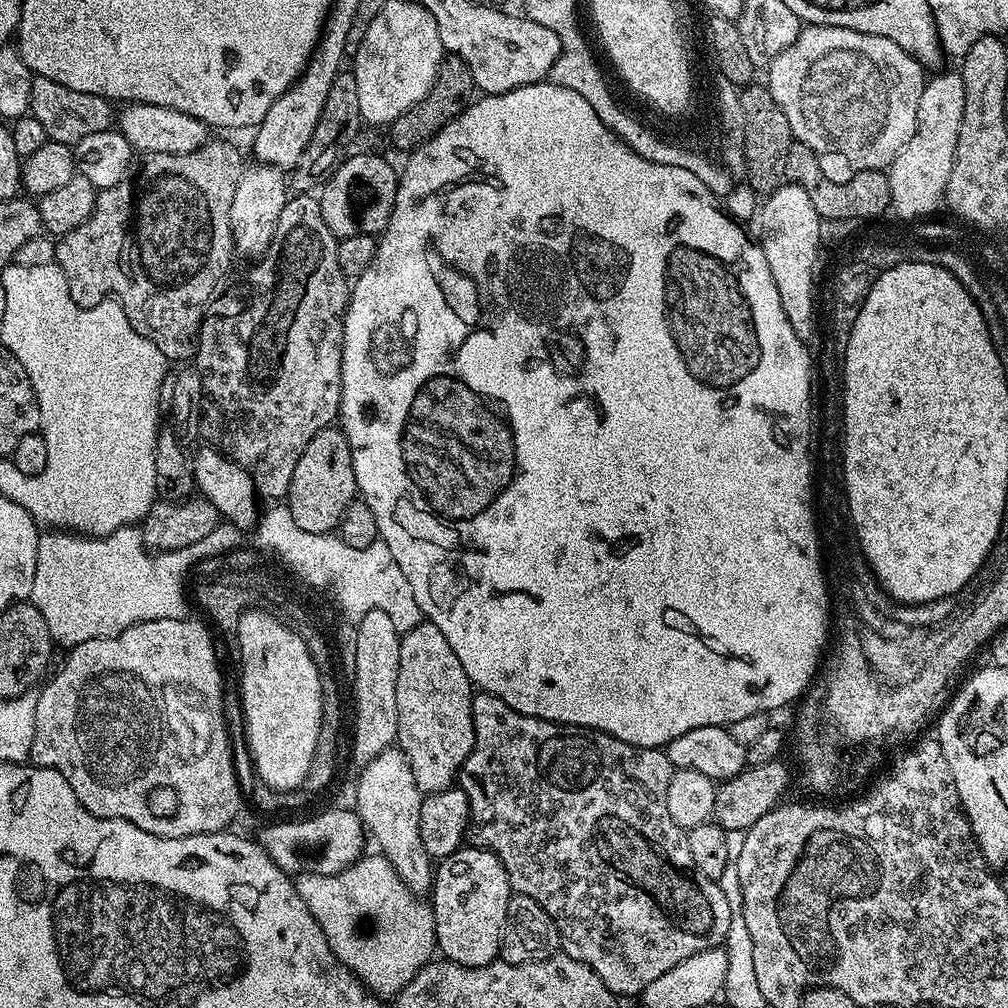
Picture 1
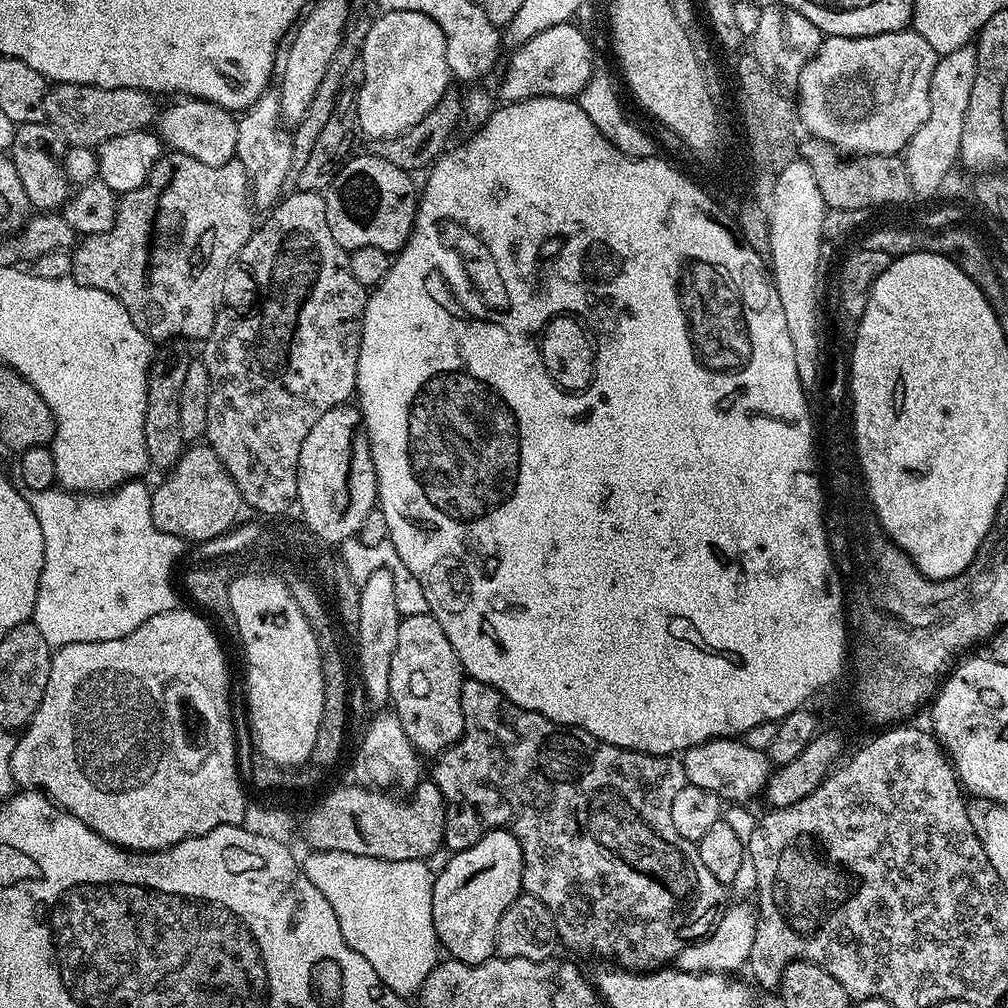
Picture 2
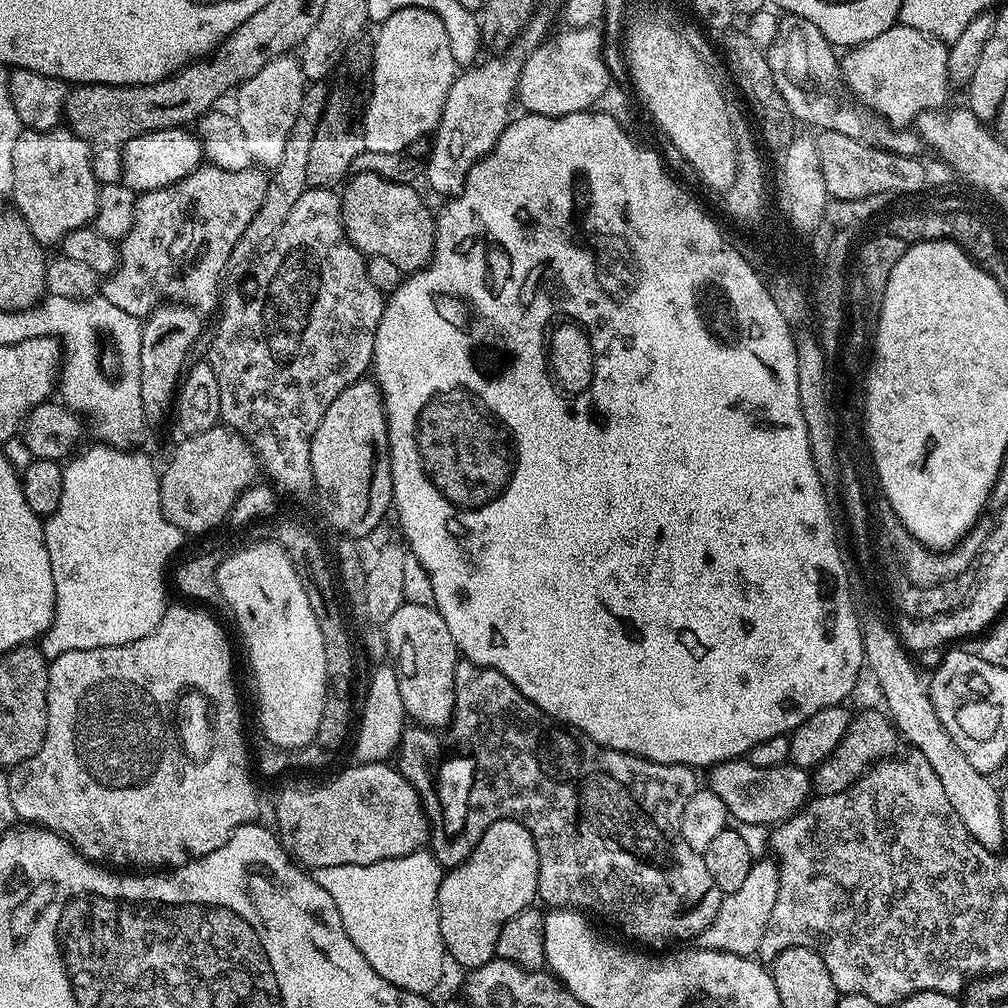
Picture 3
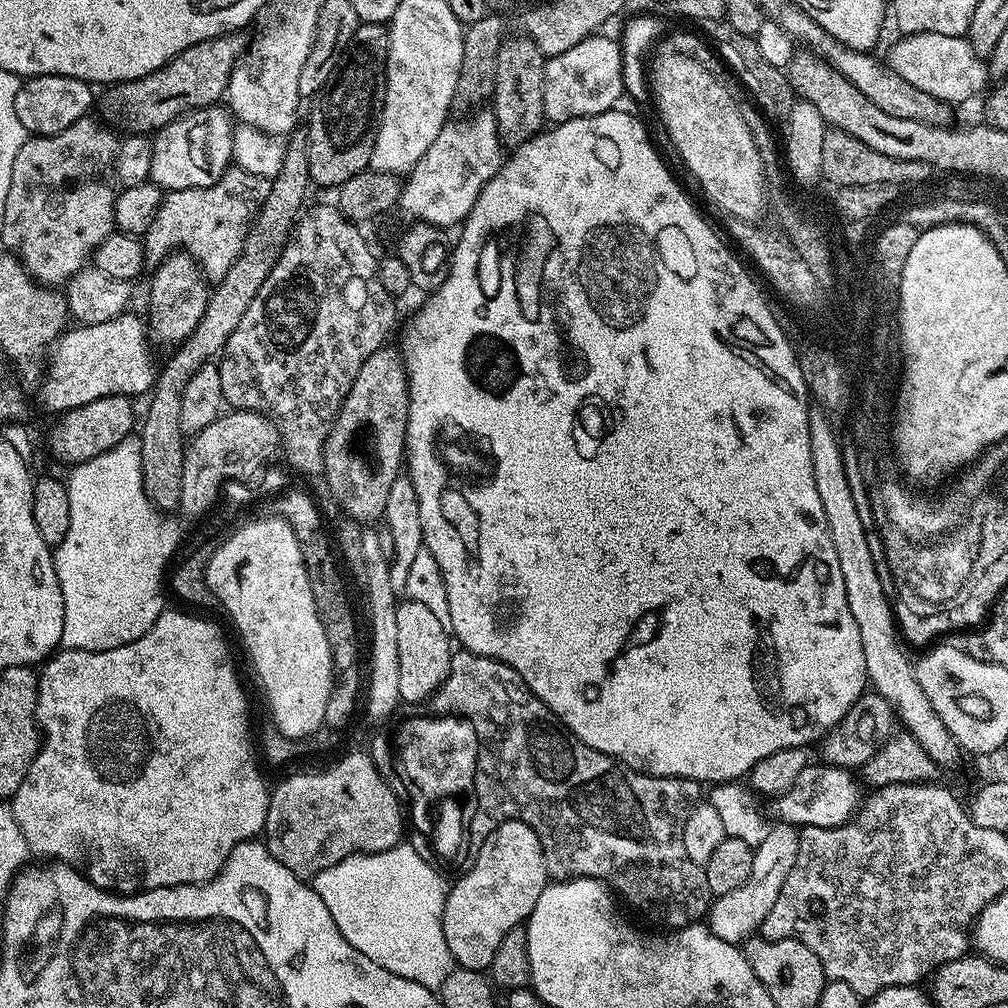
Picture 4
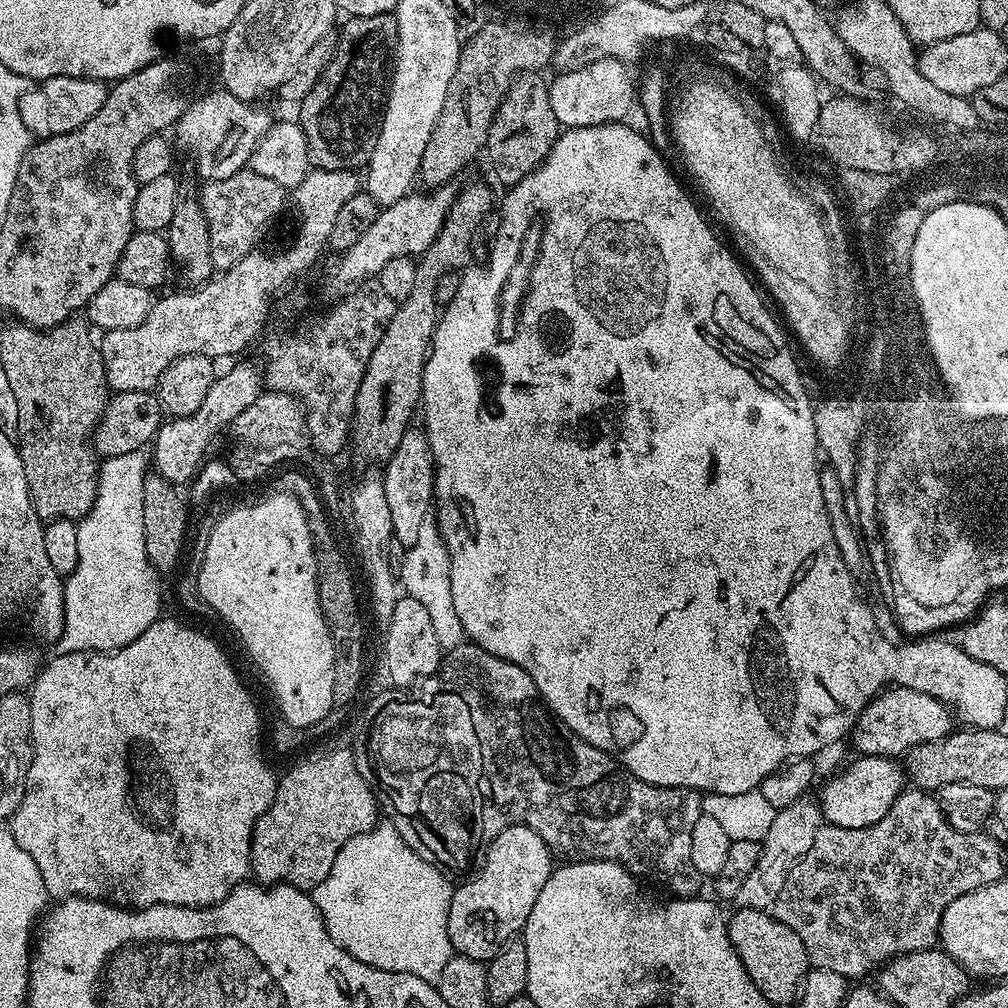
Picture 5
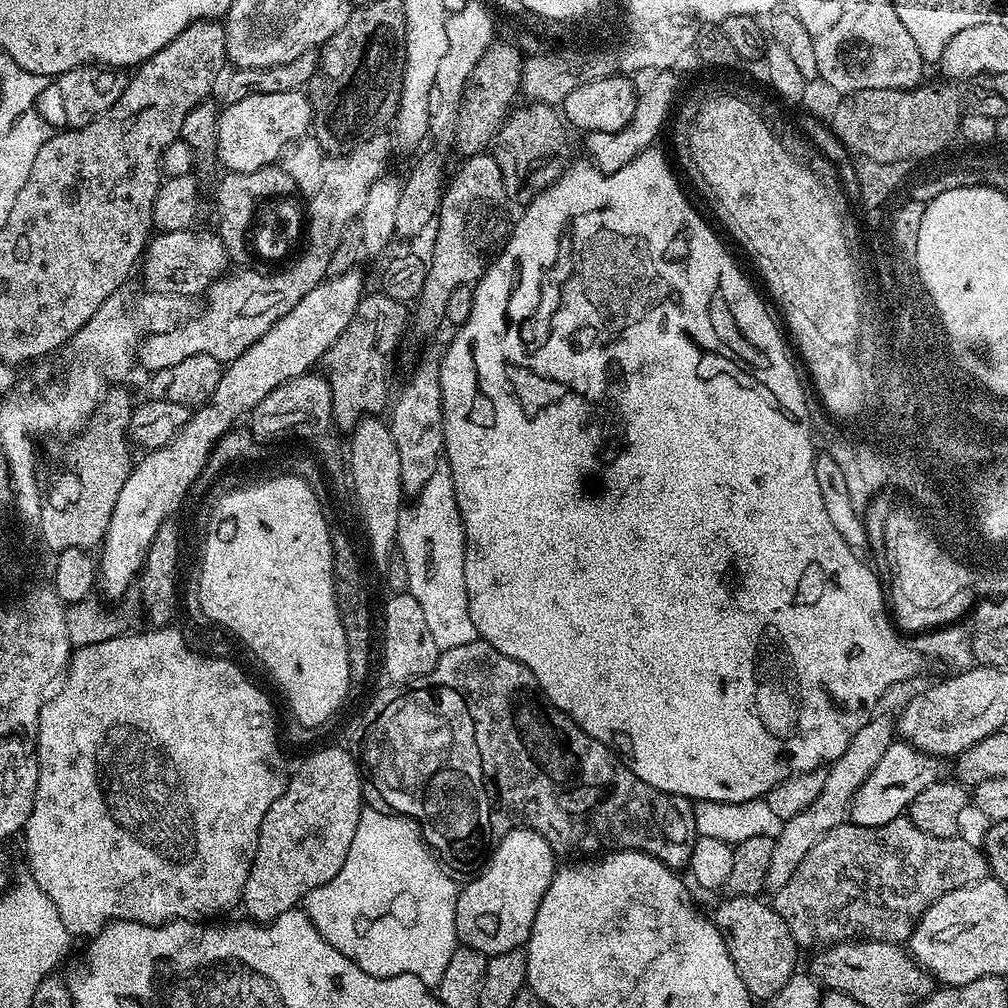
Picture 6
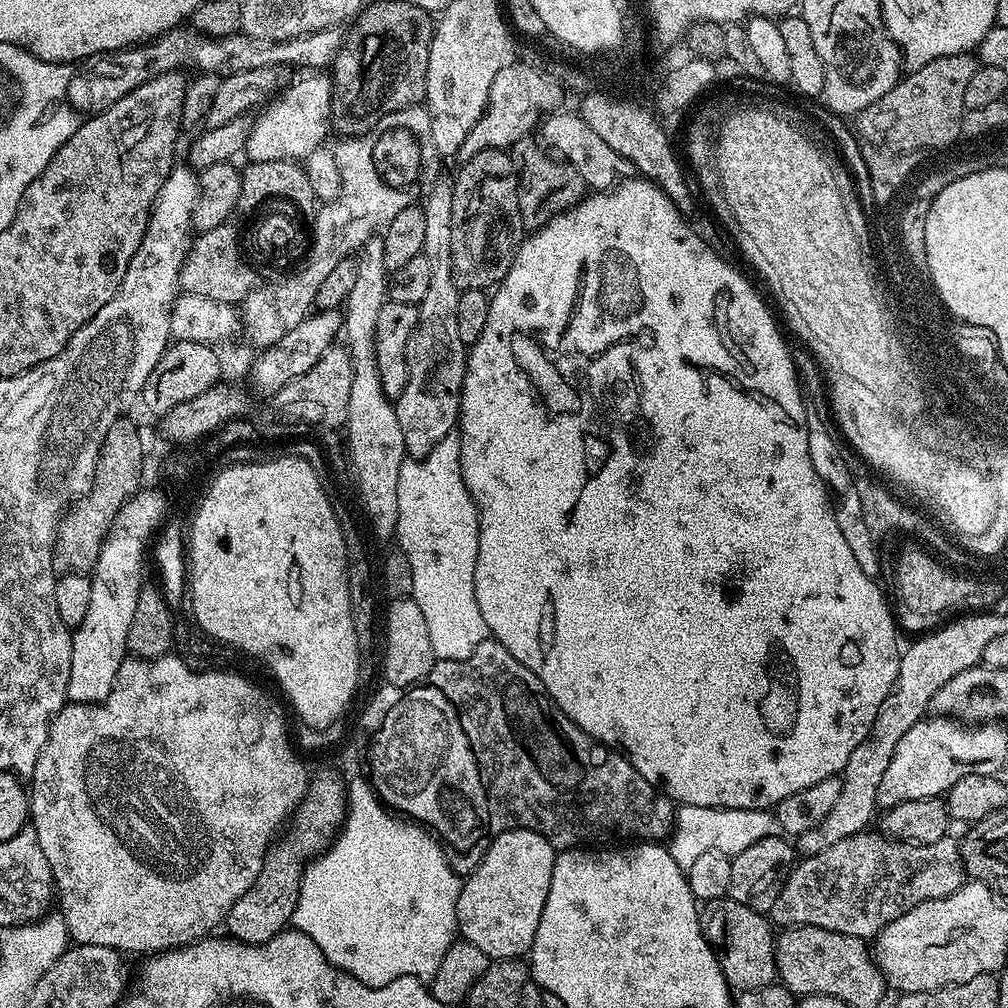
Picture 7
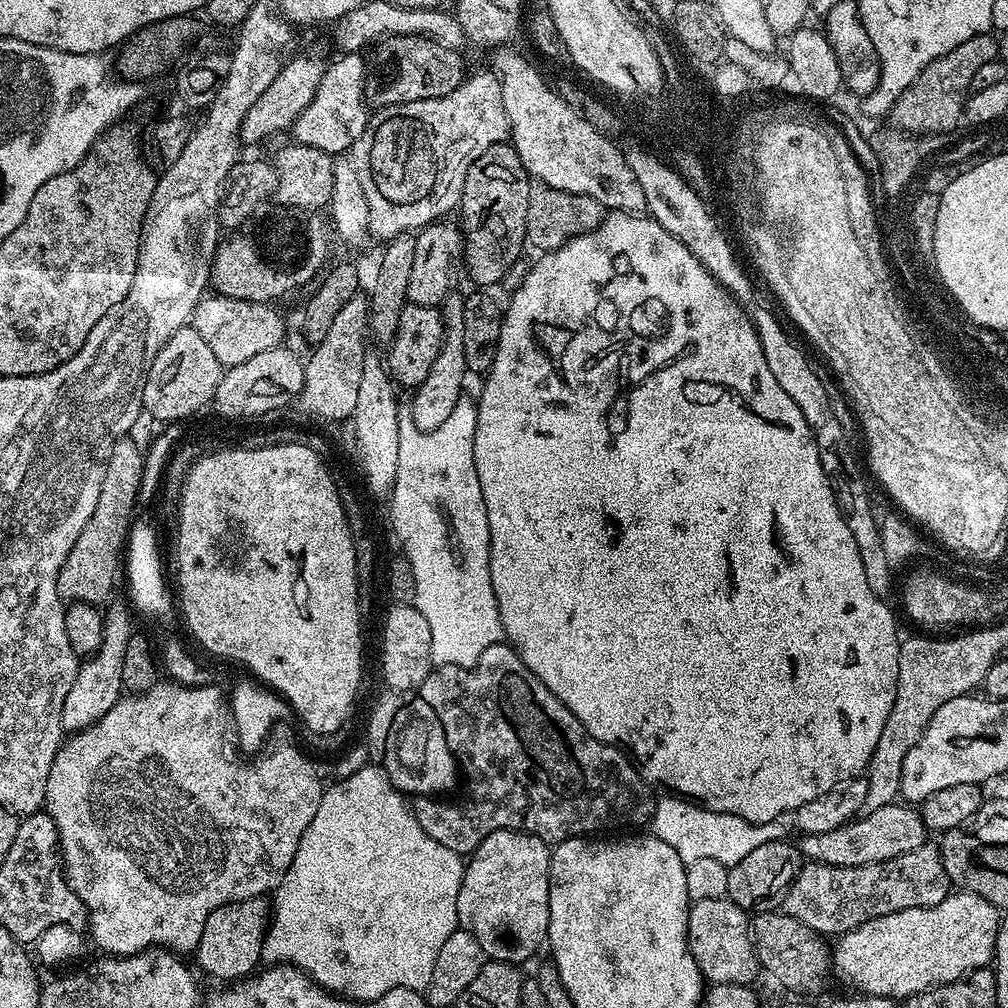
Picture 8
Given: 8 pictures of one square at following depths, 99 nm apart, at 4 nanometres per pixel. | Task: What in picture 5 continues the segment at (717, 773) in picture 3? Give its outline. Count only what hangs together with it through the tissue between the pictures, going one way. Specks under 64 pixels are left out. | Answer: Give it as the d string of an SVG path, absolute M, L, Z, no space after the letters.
M886 756L855 757L849 768L844 768L818 795L821 817L827 823L843 828L865 828L874 826L882 818L886 818L886 810L894 806L894 802L906 788L906 772L900 768L895 759Z

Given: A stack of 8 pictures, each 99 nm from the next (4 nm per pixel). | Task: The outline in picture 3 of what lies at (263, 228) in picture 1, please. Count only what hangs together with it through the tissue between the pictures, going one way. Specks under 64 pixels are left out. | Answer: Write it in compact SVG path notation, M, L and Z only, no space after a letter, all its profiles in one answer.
M295 55L276 56L258 74L249 76L235 89L236 108L234 115L242 134L246 134L246 146L250 149L253 161L261 169L274 170L282 162L286 140L290 137L291 127L298 117L299 103L302 102L306 81L300 69L300 61Z

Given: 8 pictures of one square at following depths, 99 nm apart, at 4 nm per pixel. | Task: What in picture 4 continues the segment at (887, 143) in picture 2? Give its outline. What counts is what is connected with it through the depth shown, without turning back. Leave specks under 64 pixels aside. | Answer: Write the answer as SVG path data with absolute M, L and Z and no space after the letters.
M914 32L899 38L901 40L889 50L886 63L906 78L910 86L918 86L918 90L953 106L966 103L971 96L979 97L989 87L990 73L985 57L979 56L964 36Z

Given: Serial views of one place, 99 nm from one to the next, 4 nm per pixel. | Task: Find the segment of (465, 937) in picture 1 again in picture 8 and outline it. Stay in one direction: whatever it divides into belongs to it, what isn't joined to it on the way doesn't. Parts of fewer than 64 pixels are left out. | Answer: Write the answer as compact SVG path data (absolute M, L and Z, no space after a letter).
M498 830L490 834L467 857L462 886L458 890L458 925L463 931L478 938L485 957L494 960L521 962L528 960L539 948L545 947L550 922L550 862L549 845L537 836L525 832Z

